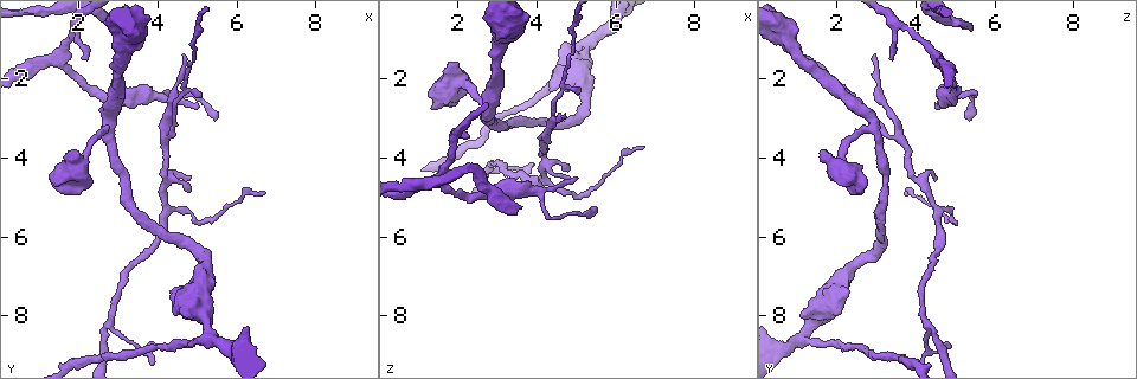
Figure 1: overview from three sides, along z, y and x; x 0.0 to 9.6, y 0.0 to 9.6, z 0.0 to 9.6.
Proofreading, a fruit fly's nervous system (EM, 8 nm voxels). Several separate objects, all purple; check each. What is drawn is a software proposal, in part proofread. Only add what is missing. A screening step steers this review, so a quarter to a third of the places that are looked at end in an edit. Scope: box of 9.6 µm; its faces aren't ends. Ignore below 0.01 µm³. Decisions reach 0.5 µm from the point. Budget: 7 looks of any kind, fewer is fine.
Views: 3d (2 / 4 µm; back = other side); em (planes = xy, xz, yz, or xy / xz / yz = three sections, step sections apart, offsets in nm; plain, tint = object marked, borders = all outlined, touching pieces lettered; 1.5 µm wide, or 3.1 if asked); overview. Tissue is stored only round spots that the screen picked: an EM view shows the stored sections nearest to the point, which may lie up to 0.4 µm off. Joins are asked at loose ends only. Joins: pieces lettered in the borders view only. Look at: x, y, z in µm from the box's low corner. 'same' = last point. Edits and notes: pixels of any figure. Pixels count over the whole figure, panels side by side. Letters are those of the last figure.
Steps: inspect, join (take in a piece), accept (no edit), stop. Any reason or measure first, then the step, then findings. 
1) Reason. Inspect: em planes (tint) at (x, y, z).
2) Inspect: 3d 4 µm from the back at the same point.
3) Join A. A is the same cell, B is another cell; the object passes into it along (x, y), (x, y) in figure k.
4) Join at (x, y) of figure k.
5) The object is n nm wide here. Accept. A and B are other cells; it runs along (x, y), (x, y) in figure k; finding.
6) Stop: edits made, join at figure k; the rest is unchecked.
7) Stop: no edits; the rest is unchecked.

Inspect: em planes (plain) at (5.05, 2.70, 4.50).

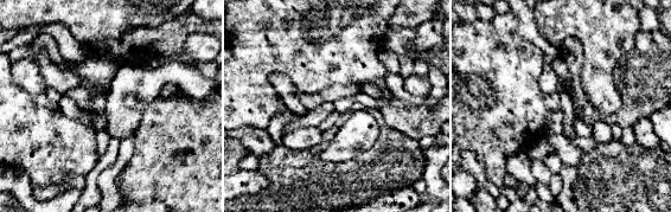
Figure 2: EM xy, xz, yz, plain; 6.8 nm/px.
Inspect: em planes (borders) at the same point.

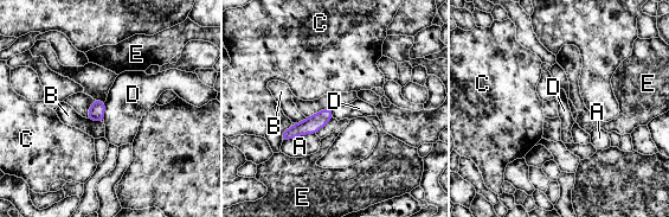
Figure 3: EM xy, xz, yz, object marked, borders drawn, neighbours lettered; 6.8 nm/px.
The object is 110 nm wide here; the longest contact is with A, 240 nm. Accept. A, B, C, D and E are other cells; no lettered piece goes on from it.

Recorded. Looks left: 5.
Thin end. Inspect: em yz step 8 (borders) at (5.05, 2.45, 2.35).

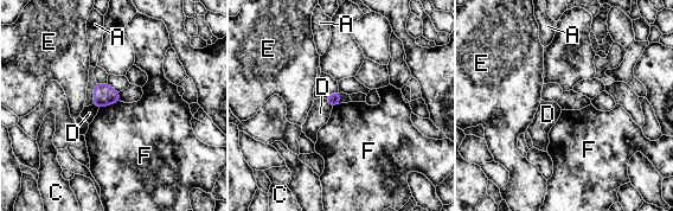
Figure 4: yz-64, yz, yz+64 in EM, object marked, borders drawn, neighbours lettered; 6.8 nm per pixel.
Accept. A, C, D, E and F are other cells; no lettered piece goes on from it.

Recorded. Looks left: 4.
Branch stops here. Inspect: em planes (borders) at (3.55, 0.70, 5.25).

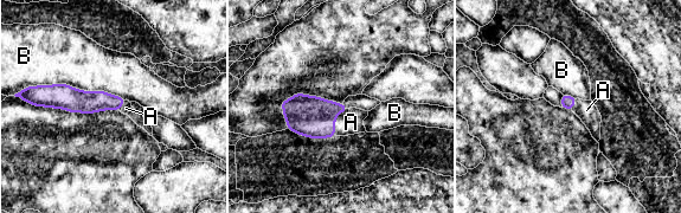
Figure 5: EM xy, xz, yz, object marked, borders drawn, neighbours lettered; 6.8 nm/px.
Join at (351, 122) of figure 5. A is the same cell, B is another cell; the object passes into it along (309, 116), (335, 120), (351, 122) in figure 5; it goes on there.

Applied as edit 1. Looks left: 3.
Stop: edits made, join at figure 5; the rest is unchecked.

